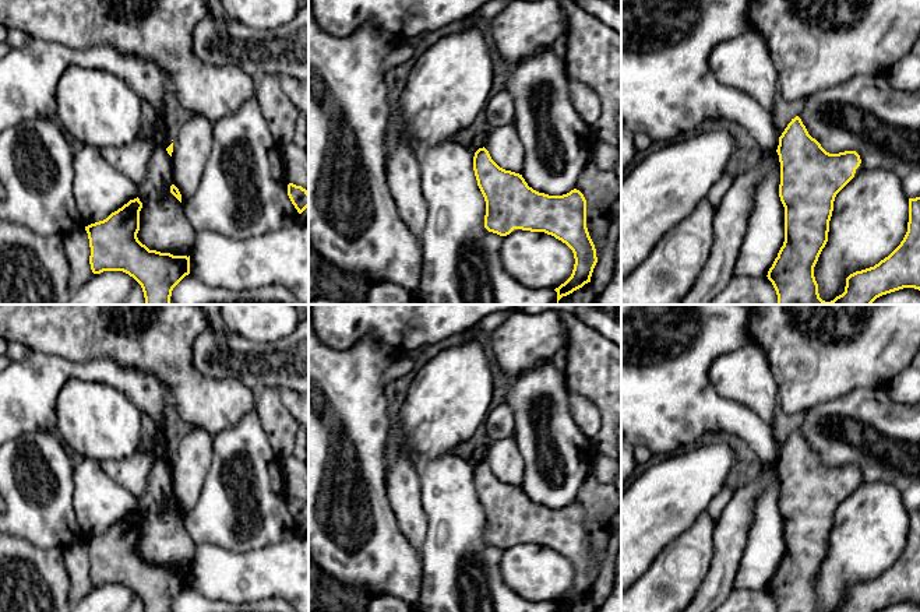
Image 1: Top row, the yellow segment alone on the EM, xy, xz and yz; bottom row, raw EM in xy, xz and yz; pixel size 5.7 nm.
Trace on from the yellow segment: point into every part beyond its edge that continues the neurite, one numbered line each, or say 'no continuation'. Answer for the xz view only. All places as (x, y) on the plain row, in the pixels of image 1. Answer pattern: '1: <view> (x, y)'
no continuation

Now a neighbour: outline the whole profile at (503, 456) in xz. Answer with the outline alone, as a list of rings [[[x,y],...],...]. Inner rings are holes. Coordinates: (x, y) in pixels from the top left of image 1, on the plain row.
[[[514,437],[493,440],[487,446],[484,461],[500,481],[521,488],[525,462]]]

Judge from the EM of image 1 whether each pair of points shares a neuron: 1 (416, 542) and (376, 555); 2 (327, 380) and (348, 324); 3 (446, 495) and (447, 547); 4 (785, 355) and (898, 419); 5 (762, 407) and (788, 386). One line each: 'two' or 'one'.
1: two
2: two
3: one
4: two
5: two

